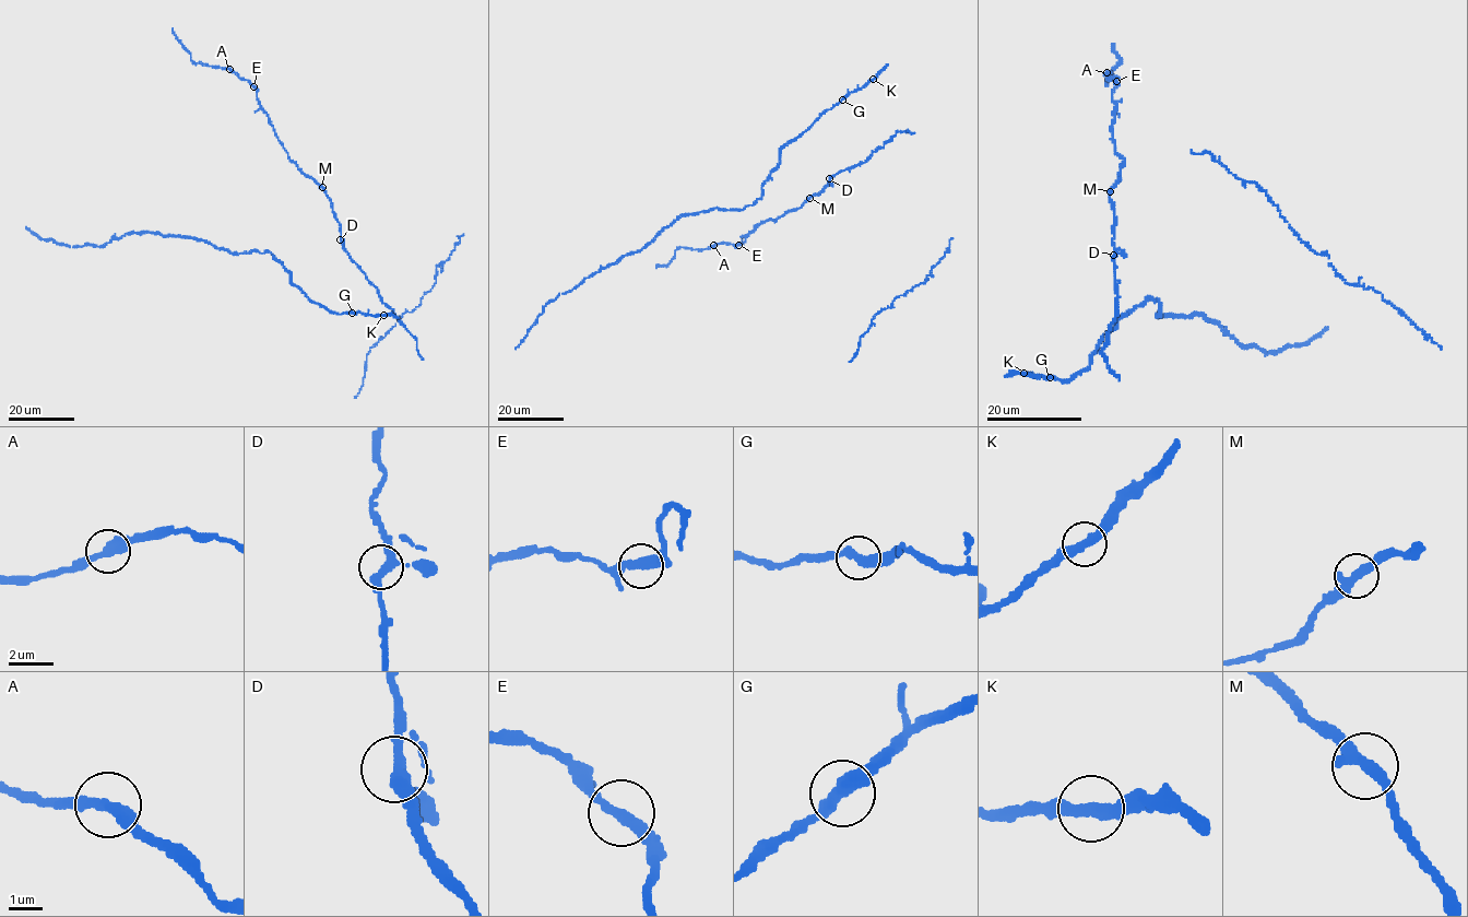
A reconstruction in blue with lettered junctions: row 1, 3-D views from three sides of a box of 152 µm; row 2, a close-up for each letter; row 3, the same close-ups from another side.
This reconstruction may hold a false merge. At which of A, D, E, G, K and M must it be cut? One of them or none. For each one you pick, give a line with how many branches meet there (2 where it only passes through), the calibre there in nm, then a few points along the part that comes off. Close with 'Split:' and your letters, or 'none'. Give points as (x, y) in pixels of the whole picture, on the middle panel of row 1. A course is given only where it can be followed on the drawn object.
Split: none

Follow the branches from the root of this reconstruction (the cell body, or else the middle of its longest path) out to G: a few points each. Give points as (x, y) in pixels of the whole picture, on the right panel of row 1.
G: (1036, 375), (1049, 377)

